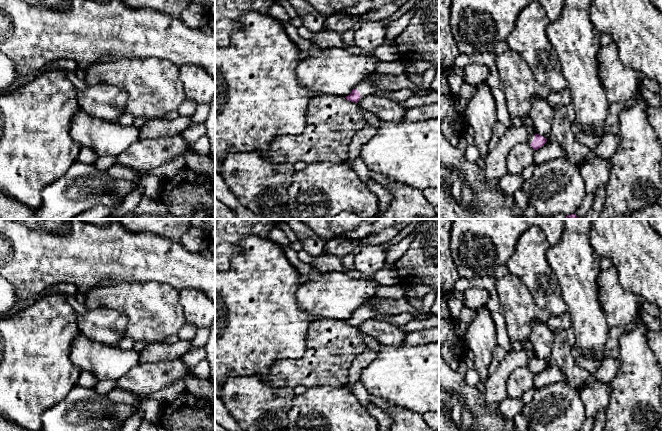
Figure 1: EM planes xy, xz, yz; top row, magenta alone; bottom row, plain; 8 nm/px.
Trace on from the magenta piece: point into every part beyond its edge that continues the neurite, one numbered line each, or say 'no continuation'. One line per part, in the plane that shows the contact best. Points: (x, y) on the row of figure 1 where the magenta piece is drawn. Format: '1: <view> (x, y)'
1: xz (365, 87)

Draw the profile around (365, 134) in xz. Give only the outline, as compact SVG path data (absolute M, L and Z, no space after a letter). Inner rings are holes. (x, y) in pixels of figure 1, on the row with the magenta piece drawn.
M366 125L351 140L346 163L351 166L358 156L359 148L367 143L379 130L379 125Z

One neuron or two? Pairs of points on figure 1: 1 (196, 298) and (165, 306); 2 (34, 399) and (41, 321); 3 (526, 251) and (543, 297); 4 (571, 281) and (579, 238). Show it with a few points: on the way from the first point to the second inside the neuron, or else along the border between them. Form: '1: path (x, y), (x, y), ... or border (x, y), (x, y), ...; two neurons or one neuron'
1: border (178, 292), (178, 300), (186, 322); two neurons
2: path (34, 380), (34, 344), (37, 340); one neuron
3: path (529, 262), (543, 286); one neuron
4: path (575, 270), (575, 249); one neuron

